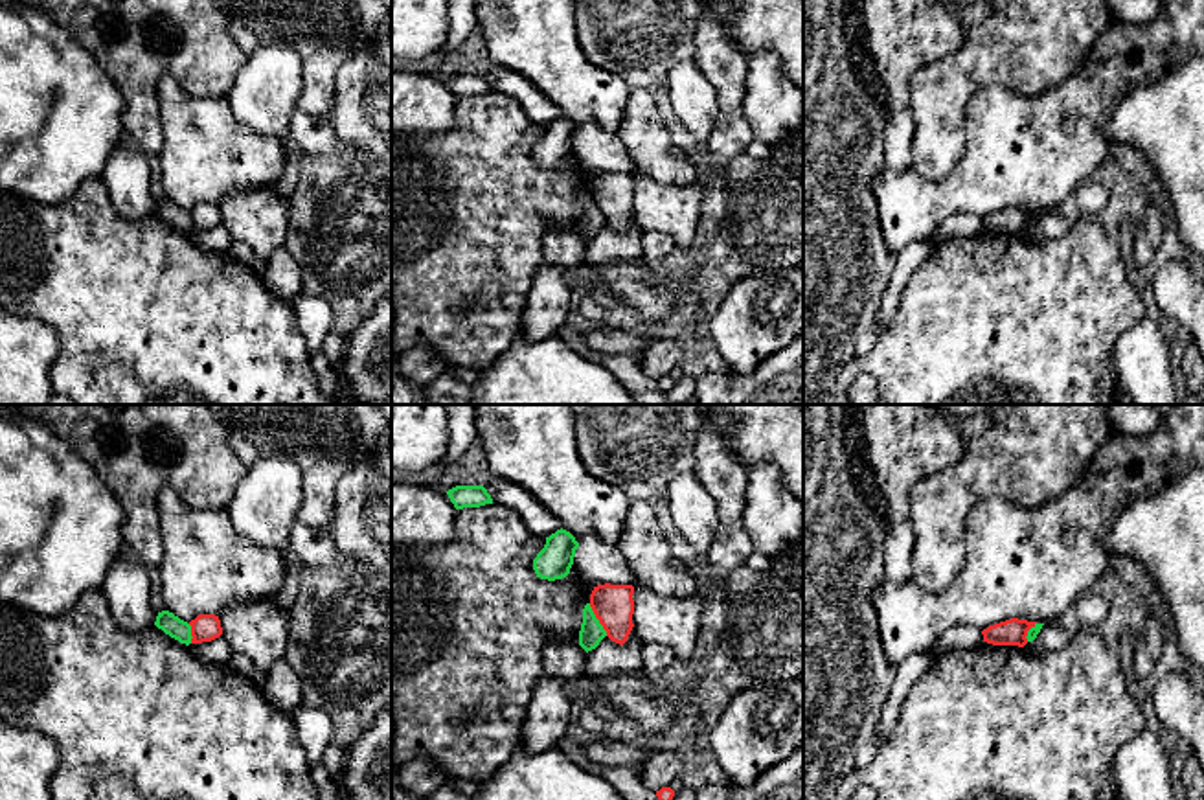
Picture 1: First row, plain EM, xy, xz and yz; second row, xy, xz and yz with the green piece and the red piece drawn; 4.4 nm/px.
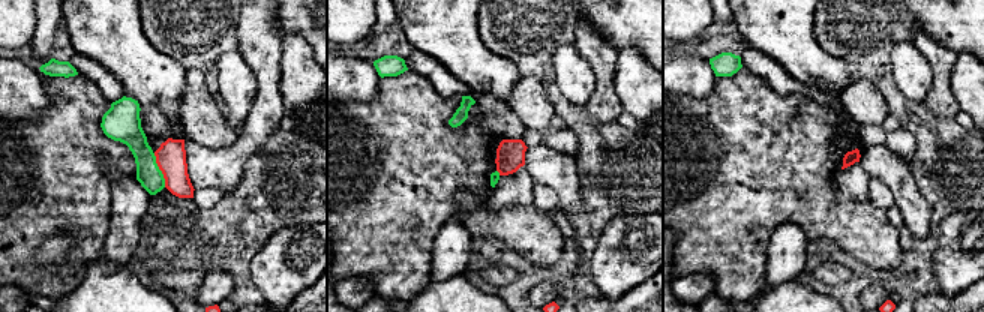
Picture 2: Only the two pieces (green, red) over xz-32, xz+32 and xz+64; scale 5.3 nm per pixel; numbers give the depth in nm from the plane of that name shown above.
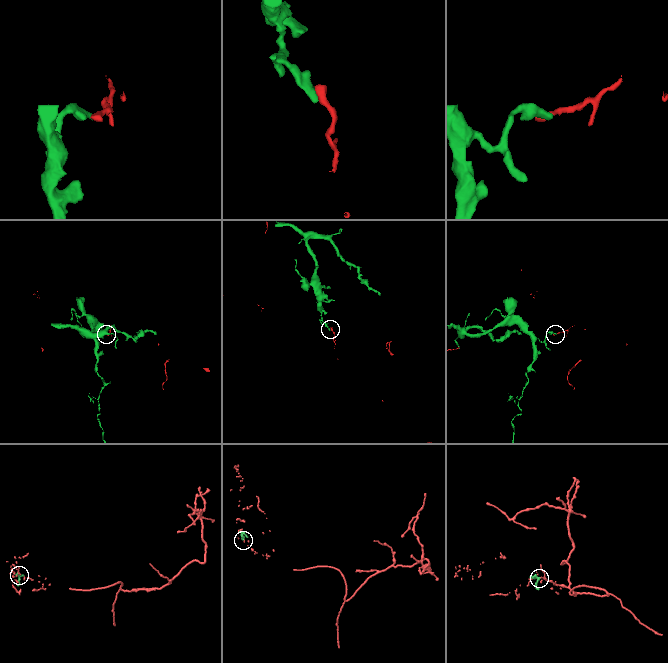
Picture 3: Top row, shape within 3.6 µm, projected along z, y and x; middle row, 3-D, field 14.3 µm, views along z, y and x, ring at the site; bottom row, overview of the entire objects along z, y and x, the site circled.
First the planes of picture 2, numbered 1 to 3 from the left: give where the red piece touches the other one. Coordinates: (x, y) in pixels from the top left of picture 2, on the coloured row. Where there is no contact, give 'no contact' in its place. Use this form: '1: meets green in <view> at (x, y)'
1: meets green in xz-32 at (159, 170)
2: meets green in xz+32 at (498, 173)
3: no contact

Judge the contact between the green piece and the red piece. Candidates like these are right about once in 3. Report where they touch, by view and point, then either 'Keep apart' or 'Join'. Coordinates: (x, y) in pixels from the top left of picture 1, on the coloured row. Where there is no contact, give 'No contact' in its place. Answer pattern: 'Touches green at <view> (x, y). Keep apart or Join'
Touches green at xz (598, 620). Keep apart

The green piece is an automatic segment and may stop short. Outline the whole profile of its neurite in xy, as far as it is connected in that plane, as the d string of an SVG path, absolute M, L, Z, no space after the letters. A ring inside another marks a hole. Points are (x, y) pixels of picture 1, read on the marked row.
M162 611L156 616L154 625L158 629L162 629L165 634L169 634L171 638L178 640L180 644L189 646L191 644L191 625L184 620L180 620L178 616L175 616L169 611Z

